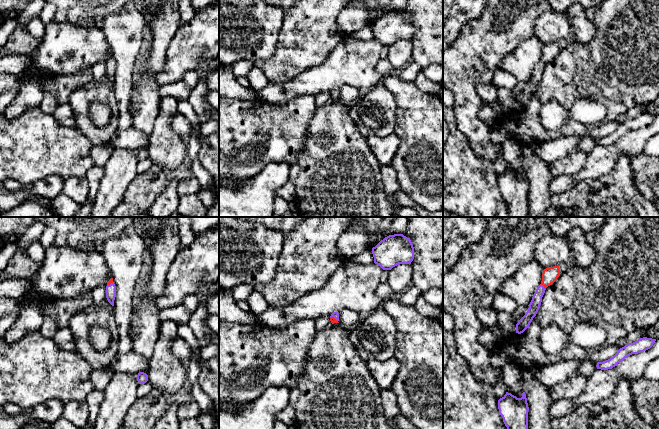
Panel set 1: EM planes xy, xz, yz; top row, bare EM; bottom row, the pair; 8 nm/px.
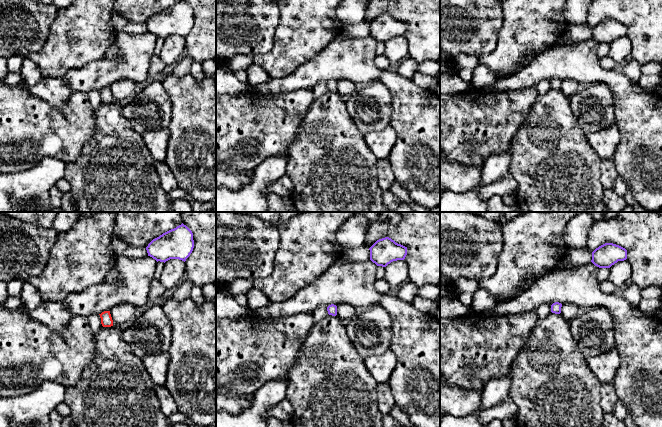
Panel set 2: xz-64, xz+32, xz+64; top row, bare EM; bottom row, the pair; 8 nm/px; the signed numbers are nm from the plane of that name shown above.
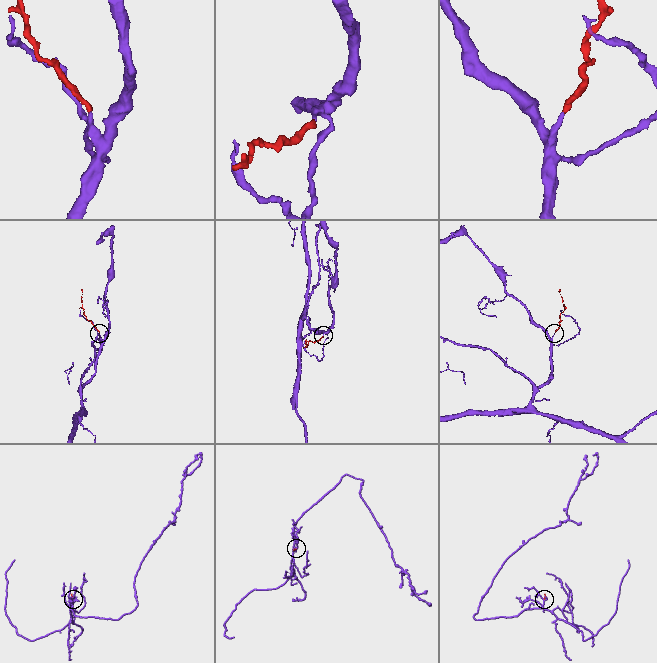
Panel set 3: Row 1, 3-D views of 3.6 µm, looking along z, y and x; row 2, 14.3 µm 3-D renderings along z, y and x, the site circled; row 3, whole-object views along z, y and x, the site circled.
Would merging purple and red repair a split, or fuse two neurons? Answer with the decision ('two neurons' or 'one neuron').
one neuron

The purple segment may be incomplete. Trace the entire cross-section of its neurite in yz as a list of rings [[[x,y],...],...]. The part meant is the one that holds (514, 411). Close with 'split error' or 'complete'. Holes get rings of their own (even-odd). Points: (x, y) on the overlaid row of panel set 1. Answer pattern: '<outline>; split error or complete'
[[[506,392],[498,400],[498,409],[507,429],[528,429],[529,407],[525,392],[521,398]]]; complete

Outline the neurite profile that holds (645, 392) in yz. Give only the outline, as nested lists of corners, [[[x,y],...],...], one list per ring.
[[[644,375],[630,381],[633,409],[639,417],[654,428],[659,425],[659,381],[647,379]]]

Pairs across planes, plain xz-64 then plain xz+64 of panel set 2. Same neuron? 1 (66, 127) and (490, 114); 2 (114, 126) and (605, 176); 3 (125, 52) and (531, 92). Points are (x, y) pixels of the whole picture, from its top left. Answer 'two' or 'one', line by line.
1: one
2: two
3: two

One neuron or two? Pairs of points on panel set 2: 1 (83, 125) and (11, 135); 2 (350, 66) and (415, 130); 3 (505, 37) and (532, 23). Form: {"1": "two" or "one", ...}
{"1": "one", "2": "one", "3": "one"}

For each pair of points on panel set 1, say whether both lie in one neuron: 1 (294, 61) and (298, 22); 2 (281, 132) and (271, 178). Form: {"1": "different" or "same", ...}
{"1": "same", "2": "different"}

